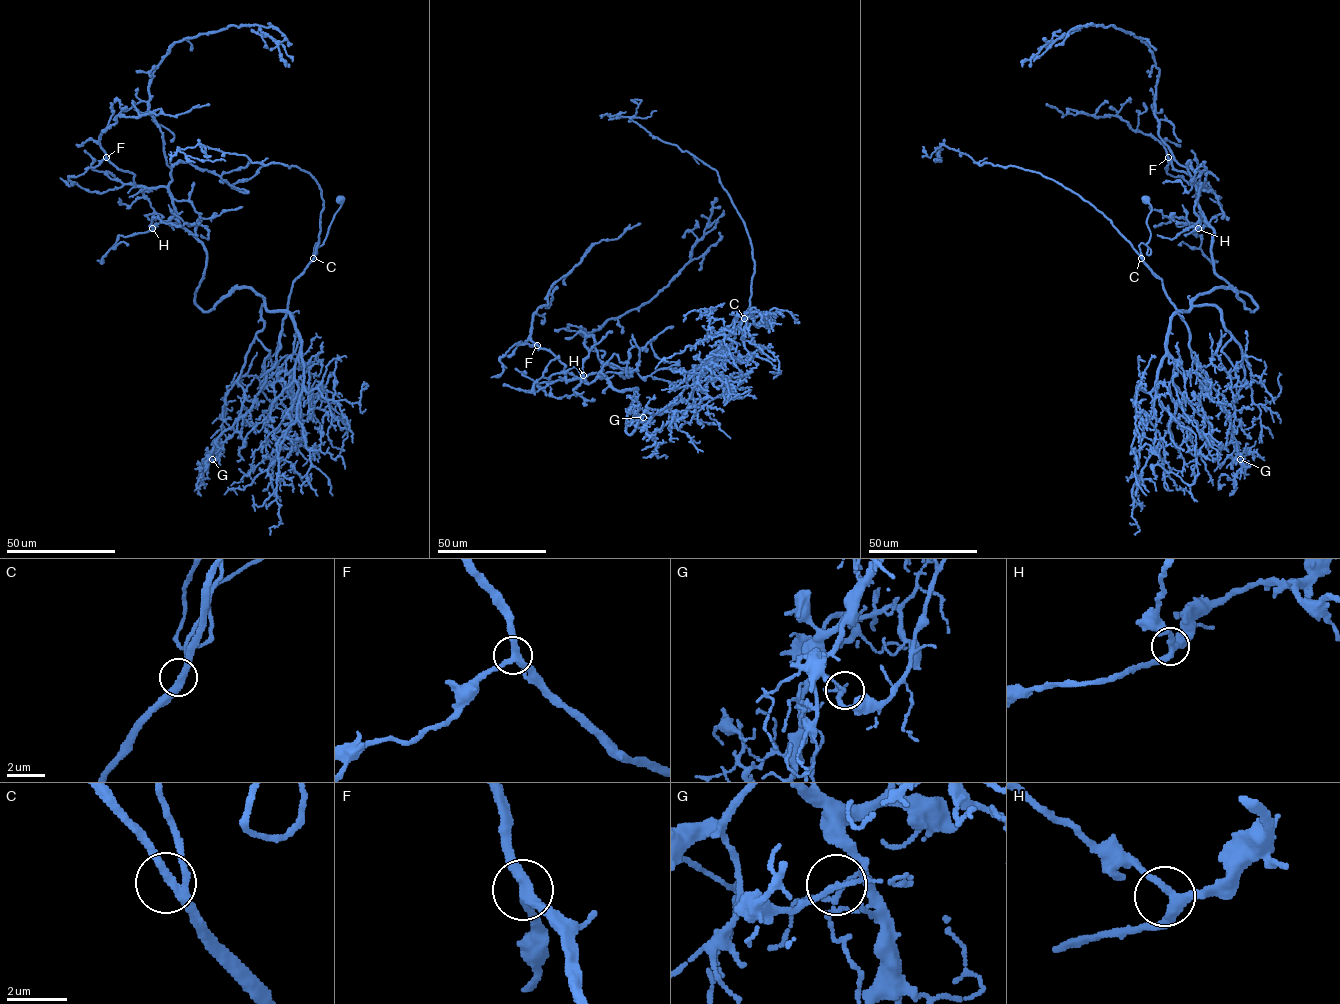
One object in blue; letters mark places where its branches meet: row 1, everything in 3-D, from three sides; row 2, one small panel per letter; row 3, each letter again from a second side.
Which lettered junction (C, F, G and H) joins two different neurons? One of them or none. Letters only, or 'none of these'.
G

